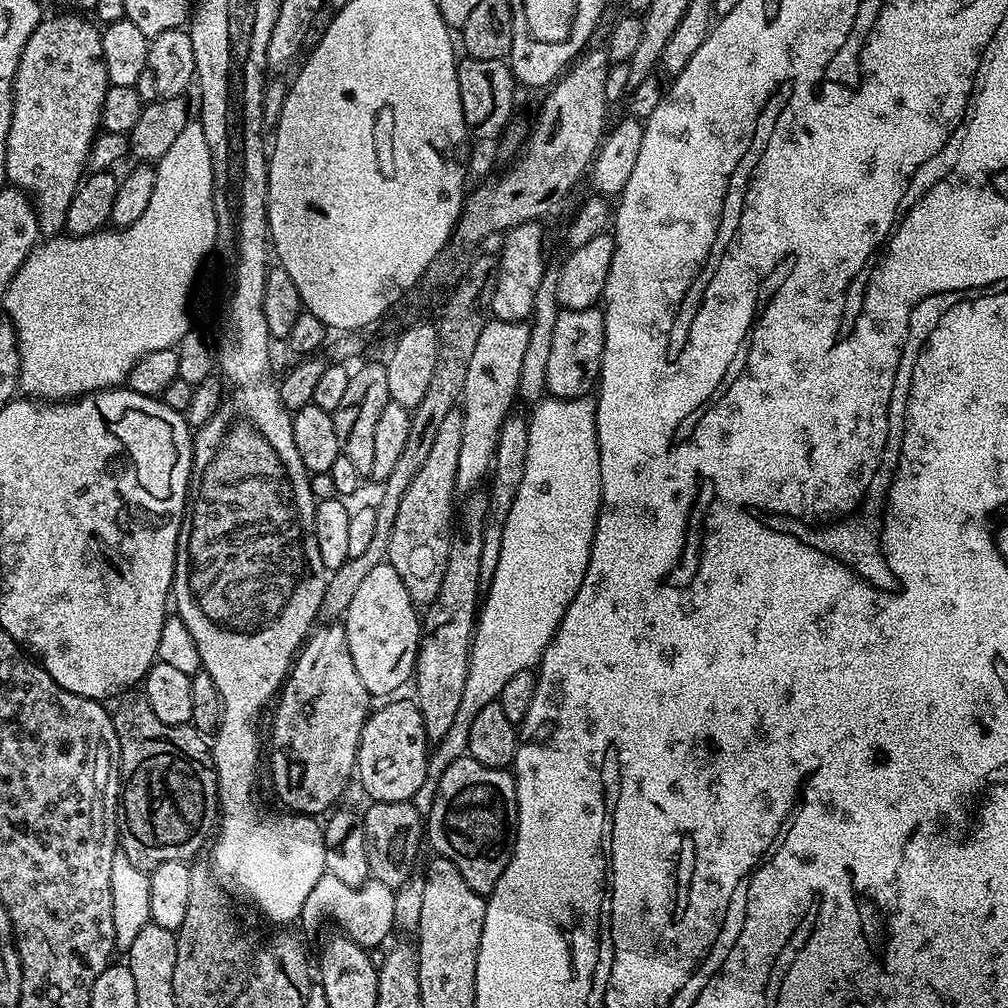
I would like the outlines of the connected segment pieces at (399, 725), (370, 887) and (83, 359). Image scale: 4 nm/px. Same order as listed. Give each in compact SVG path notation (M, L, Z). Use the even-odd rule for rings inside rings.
M392 698L380 709L369 711L368 721L362 726L362 734L356 751L355 775L372 802L411 801L420 792L428 776L428 747L430 741L426 726L422 726L422 714L415 699Z
M325 871L318 882L314 882L314 890L310 890L310 898L306 898L306 906L302 906L299 923L304 924L308 932L316 932L323 922L324 916L329 916L337 924L339 931L363 948L375 950L392 932L396 924L397 893L386 882L378 882L371 878L365 884L348 886L334 874Z
M189 119L188 125L178 134L174 146L166 150L166 154L155 165L156 181L154 194L150 194L150 202L142 218L128 228L119 230L101 230L93 236L73 236L61 234L37 243L36 247L28 253L26 262L14 274L6 294L2 298L3 311L12 319L16 331L16 340L20 343L20 382L18 385L21 393L32 398L39 398L45 402L59 402L85 396L88 392L100 392L103 388L114 388L123 385L128 379L134 362L138 362L146 354L154 350L175 348L181 338L193 327L192 320L188 317L188 299L192 296L192 283L204 264L204 259L213 255L216 247L216 215L214 214L214 178L212 177L212 159L210 146L206 146L206 134L202 130L199 119Z

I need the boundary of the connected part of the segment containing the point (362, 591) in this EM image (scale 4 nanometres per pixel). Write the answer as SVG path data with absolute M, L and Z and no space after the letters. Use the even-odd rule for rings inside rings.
M379 564L366 574L354 598L350 598L342 623L350 646L350 658L354 658L354 670L358 670L369 697L391 697L399 693L396 691L407 680L409 683L413 679L416 653L420 651L422 620L417 605L412 603L402 578L398 578L398 570L394 570L392 564Z

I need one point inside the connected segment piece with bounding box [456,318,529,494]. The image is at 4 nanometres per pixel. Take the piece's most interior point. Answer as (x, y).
(491, 380)

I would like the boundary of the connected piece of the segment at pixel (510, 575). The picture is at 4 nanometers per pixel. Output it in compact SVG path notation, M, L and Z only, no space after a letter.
M579 396L573 400L557 400L545 398L531 409L528 416L528 433L530 442L526 446L526 474L522 474L522 486L518 486L518 494L514 498L514 506L510 506L510 518L506 518L506 526L502 530L502 554L498 554L498 570L494 570L494 578L486 586L486 595L478 608L476 630L472 634L472 652L468 656L468 673L466 674L466 690L462 690L461 711L470 714L482 710L482 706L490 706L499 701L502 686L518 674L518 670L535 669L540 663L542 654L548 643L554 638L558 626L562 622L564 612L574 602L574 594L582 586L582 578L586 574L586 566L592 553L592 539L596 529L596 519L600 513L600 447L596 433L596 402L588 396Z

